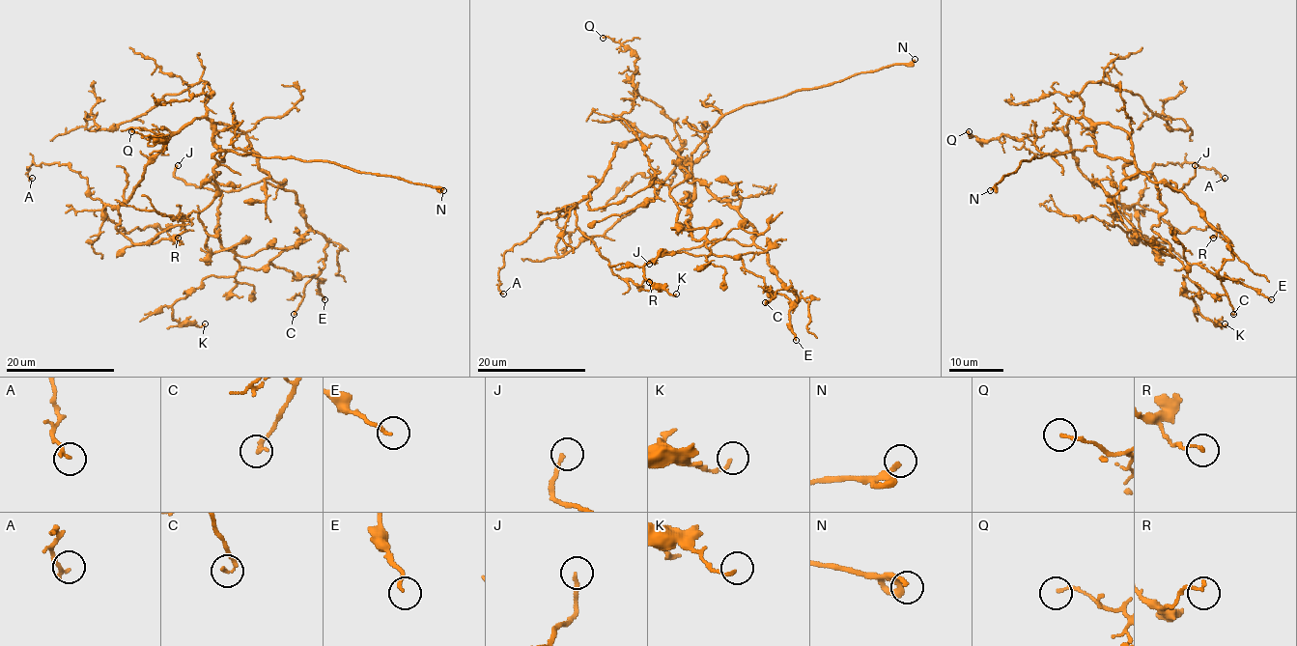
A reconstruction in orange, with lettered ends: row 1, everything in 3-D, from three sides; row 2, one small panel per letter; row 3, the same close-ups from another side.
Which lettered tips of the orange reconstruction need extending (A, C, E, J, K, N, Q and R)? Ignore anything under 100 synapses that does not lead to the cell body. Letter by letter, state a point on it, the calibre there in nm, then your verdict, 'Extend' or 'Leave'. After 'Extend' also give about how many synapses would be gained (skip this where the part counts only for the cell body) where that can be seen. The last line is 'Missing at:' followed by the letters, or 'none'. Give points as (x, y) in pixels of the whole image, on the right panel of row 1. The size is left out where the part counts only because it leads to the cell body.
A: Place: (1225, 178). Thickness 160 nm. Leave
C: Place: (1233, 314). Thickness 170 nm. Leave
E: Place: (1271, 299). Thickness 160 nm. Leave
J: Place: (1195, 165). Thickness 170 nm. Leave
K: Place: (1225, 323). Thickness 130 nm. Leave
N: Place: (990, 190). Thickness 150 nm. Extend
Q: Place: (969, 131). Thickness 140 nm. Leave
R: Place: (1213, 238). Thickness 130 nm. Leave
Missing at: N

